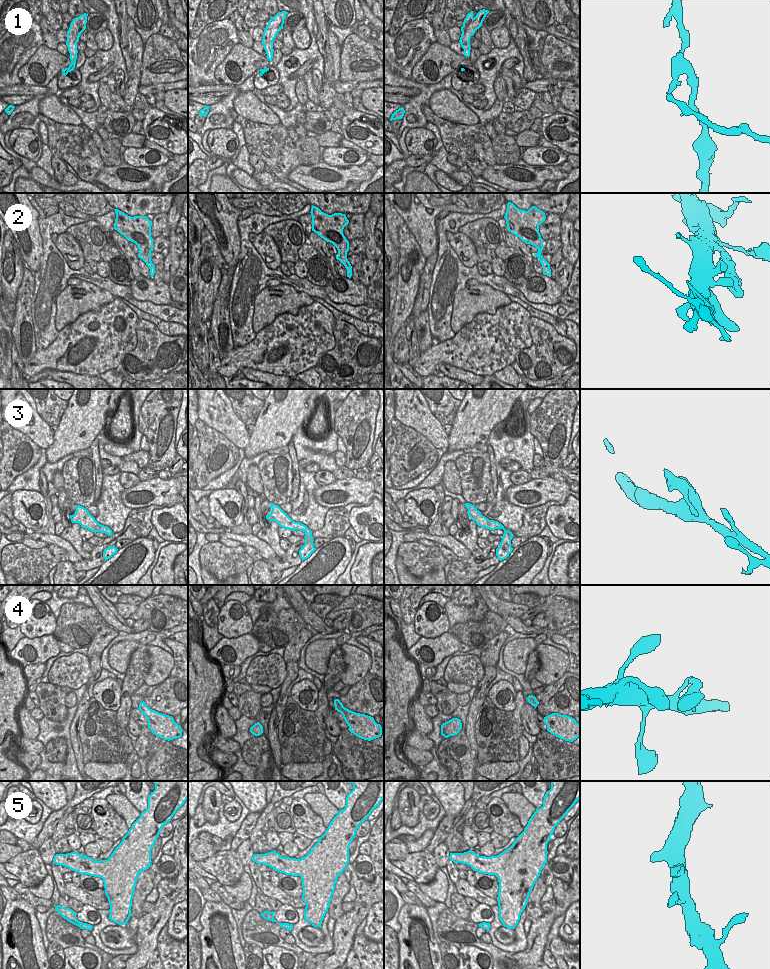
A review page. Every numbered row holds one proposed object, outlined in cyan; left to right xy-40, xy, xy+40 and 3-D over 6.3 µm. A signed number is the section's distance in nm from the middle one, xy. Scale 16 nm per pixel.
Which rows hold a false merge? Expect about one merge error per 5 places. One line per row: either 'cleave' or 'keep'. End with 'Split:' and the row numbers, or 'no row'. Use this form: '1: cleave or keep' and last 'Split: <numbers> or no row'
1: cleave
2: keep
3: keep
4: keep
5: keep
Split: 1

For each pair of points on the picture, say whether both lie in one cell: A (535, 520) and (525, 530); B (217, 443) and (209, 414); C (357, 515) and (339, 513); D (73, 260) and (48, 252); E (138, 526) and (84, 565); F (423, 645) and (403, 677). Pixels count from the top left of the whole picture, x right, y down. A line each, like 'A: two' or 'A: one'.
A: one
B: two
C: two
D: two
E: one
F: two

